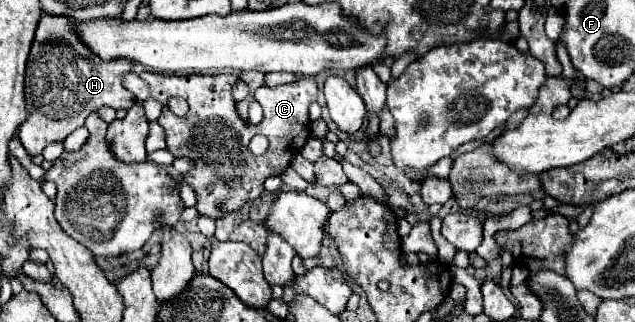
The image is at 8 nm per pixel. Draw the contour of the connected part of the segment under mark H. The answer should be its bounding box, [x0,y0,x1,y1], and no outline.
[18,16,134,156]

